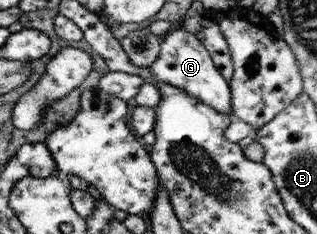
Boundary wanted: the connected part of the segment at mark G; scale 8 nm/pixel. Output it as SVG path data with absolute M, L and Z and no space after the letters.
M179 26L178 29L174 28L164 35L160 46L157 59L149 67L156 82L164 82L166 86L178 88L188 96L200 100L202 104L235 118L229 82L216 69L208 49L196 34Z

